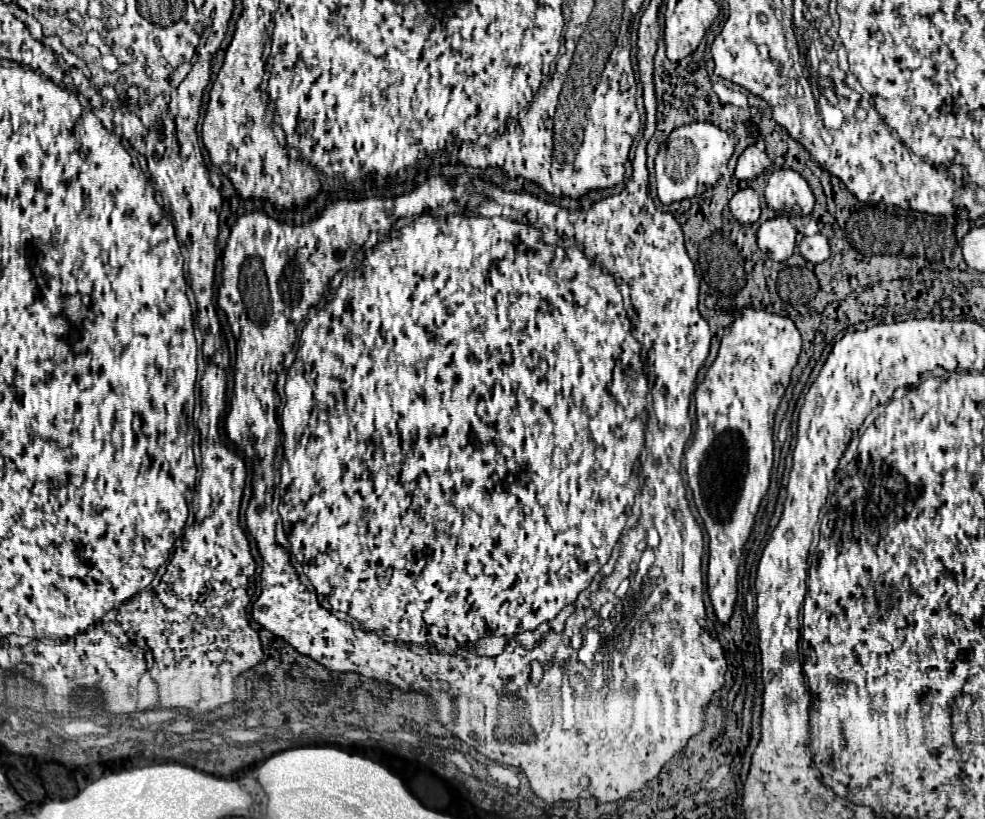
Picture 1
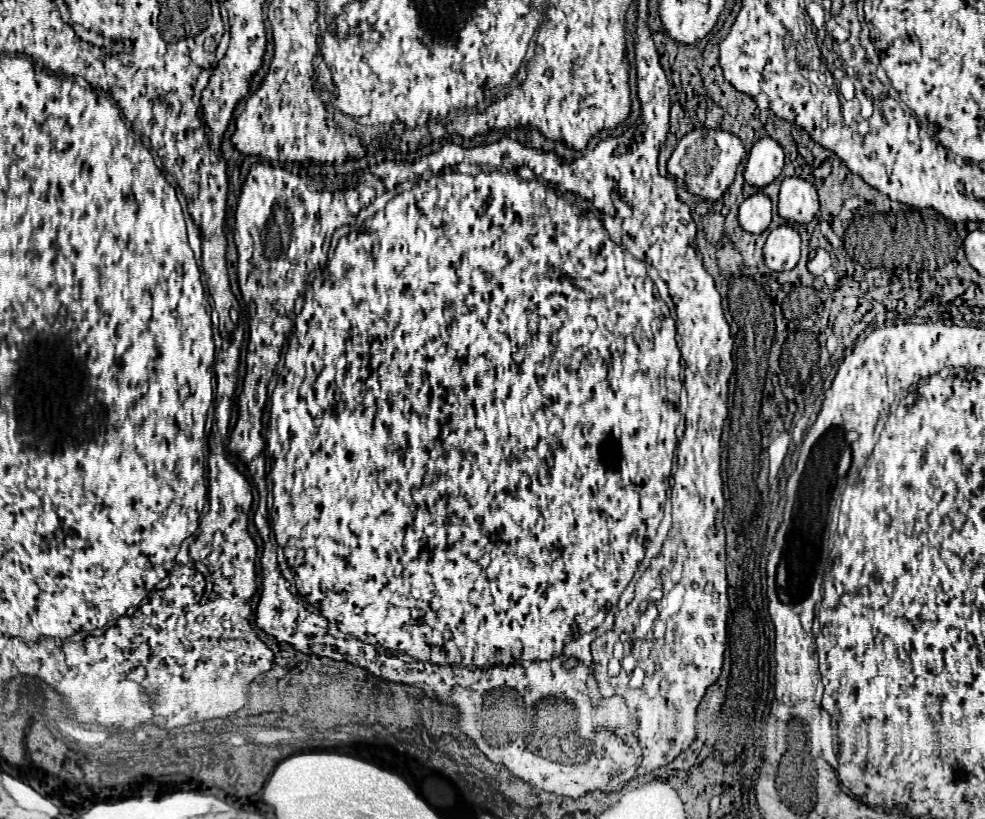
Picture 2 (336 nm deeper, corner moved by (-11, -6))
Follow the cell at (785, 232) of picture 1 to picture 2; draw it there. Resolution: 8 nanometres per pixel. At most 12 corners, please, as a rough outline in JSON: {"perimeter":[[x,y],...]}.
{"perimeter":[[784,223],[764,243],[764,263],[790,271],[800,259],[800,235]]}

